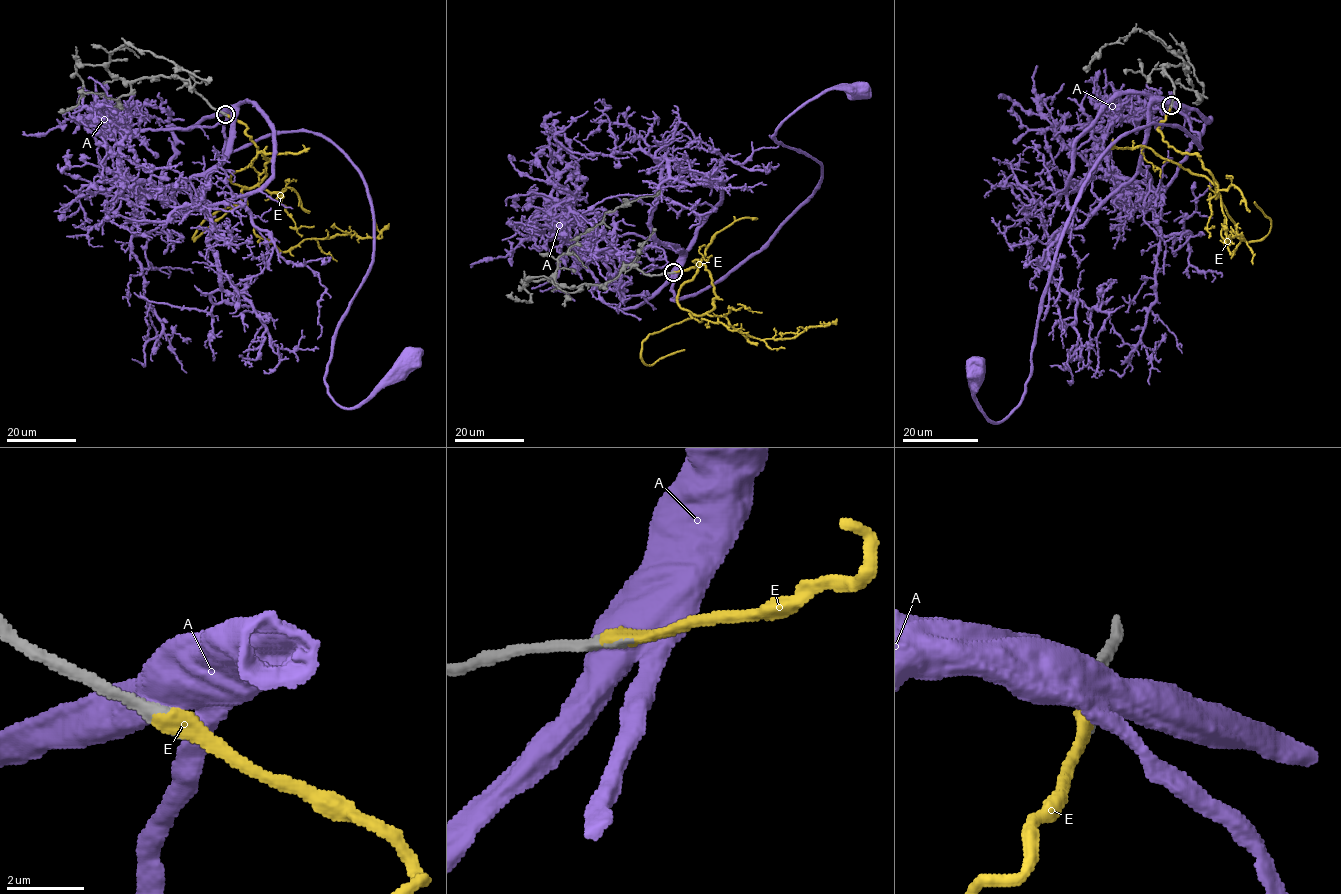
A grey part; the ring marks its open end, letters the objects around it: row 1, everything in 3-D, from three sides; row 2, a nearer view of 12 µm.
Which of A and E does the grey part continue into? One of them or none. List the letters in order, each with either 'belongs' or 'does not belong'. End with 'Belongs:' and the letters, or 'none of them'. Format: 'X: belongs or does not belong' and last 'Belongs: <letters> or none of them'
A: does not belong
E: belongs
Belongs: E

